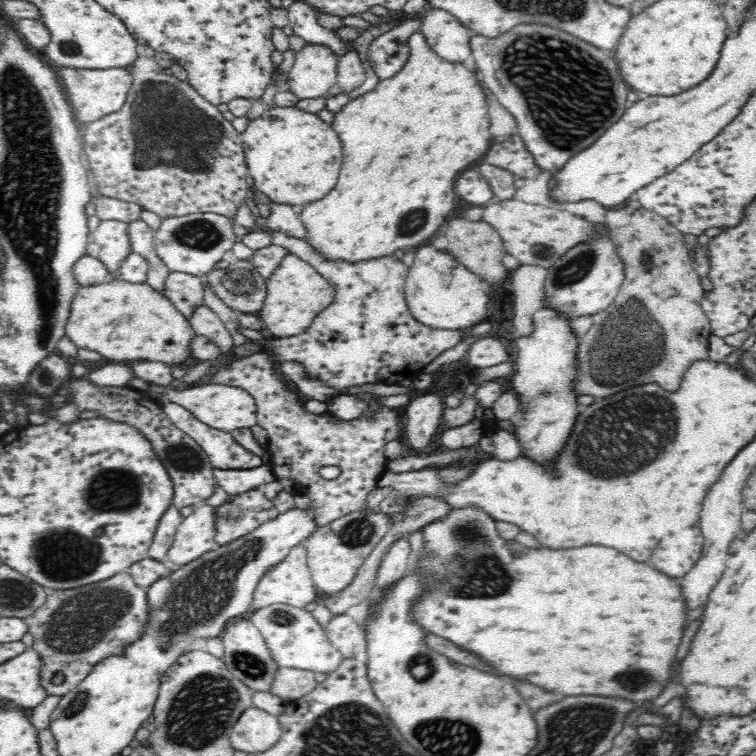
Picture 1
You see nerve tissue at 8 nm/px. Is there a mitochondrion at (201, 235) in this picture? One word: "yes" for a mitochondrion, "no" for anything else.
yes

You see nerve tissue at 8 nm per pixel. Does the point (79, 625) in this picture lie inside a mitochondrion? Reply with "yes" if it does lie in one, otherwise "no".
yes

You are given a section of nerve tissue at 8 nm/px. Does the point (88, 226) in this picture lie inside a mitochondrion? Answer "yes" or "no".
no

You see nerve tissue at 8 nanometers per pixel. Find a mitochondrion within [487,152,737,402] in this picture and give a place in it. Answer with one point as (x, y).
(612, 360)

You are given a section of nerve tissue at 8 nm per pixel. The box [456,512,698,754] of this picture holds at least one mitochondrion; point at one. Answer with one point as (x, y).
(636, 680)

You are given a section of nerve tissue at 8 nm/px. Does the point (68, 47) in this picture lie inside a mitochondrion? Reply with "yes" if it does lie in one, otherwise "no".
yes

